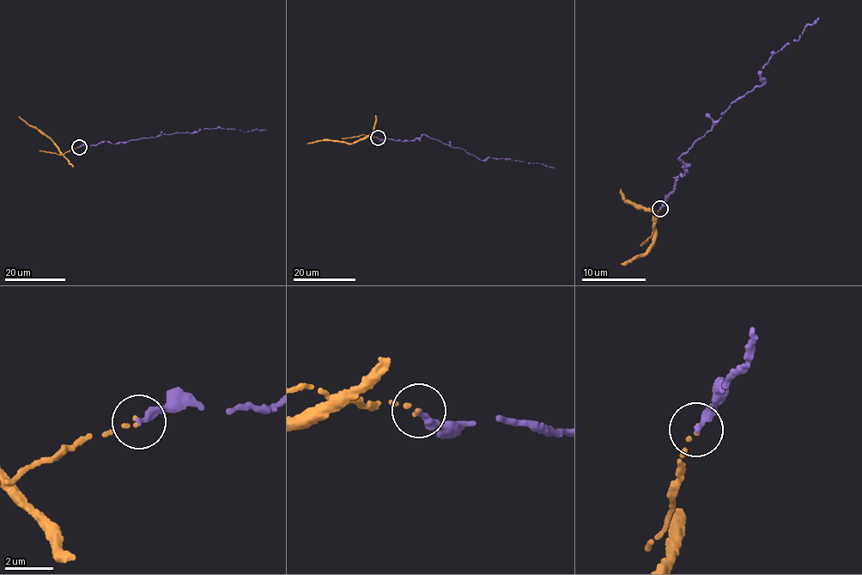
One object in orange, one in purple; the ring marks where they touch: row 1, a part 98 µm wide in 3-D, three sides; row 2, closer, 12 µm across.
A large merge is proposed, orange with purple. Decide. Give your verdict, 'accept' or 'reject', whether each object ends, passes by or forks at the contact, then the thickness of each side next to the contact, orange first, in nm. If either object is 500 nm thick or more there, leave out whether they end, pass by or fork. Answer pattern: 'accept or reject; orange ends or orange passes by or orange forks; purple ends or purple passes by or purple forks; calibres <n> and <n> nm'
accept; orange ends; purple ends; calibres 150 and 280 nm

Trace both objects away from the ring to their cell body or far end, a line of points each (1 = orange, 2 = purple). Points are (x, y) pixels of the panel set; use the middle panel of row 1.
1: (378, 138), (366, 136), (349, 143), (321, 140), (307, 143)
2: (378, 137), (411, 141), (422, 134), (465, 149), (481, 160), (490, 157), (554, 168)

